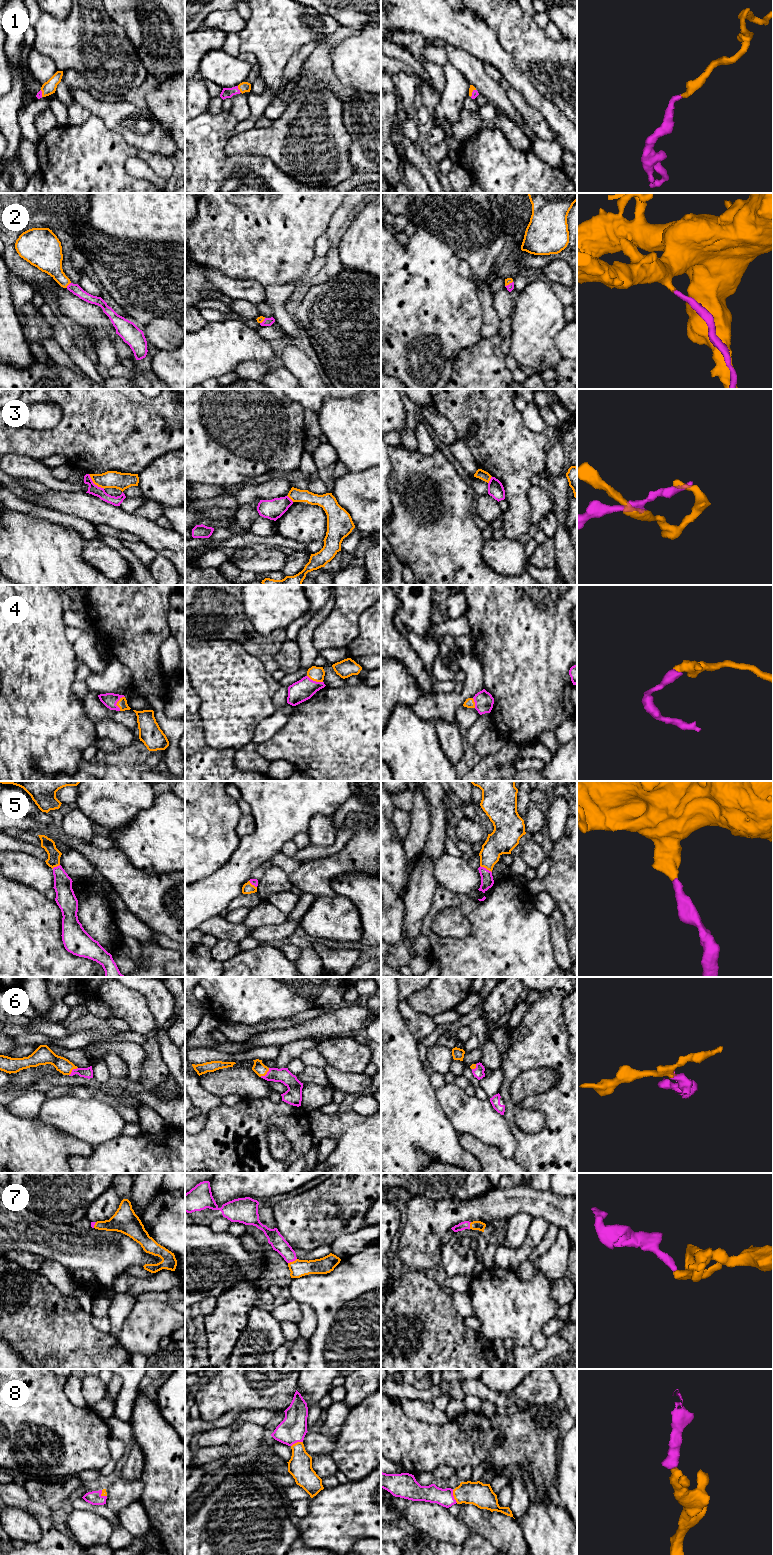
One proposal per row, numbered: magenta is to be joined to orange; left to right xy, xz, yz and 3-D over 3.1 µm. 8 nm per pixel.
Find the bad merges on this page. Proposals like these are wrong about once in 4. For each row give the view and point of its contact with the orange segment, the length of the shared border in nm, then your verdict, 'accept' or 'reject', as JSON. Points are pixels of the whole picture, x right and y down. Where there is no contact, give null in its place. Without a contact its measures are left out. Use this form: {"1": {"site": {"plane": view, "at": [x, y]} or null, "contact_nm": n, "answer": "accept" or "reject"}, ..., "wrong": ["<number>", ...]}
{"1": {"site": {"plane": "xz", "at": [238, 88]}, "contact_nm": 70, "answer": "accept"}, "2": {"site": {"plane": "xy", "at": [68, 284]}, "contact_nm": 60, "answer": "accept"}, "3": {"site": {"plane": "xy", "at": [95, 484]}, "contact_nm": 180, "answer": "reject"}, "4": {"site": {"plane": "xy", "at": [117, 703]}, "contact_nm": 130, "answer": "accept"}, "5": {"site": {"plane": "yz", "at": [486, 868]}, "contact_nm": 110, "answer": "accept"}, "6": {"site": {"plane": "xz", "at": [265, 1074]}, "contact_nm": 100, "answer": "accept"}, "7": {"site": {"plane": "xz", "at": [293, 1261]}, "contact_nm": 80, "answer": "accept"}, "8": {"site": {"plane": "yz", "at": [453, 1495]}, "contact_nm": 110, "answer": "accept"}, "wrong": ["3"]}

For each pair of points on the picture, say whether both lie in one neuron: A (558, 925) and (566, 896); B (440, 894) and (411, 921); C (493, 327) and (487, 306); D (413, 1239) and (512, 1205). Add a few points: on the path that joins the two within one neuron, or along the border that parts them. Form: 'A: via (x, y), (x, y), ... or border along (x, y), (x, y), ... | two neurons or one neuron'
A: border along (556, 903), (562, 913), (566, 935) | two neurons
B: border along (437, 885), (430, 909), (422, 925) | two neurons
C: via (491, 322), (489, 311) | one neuron
D: via (436, 1217), (457, 1215), (461, 1211), (487, 1208) | one neuron

